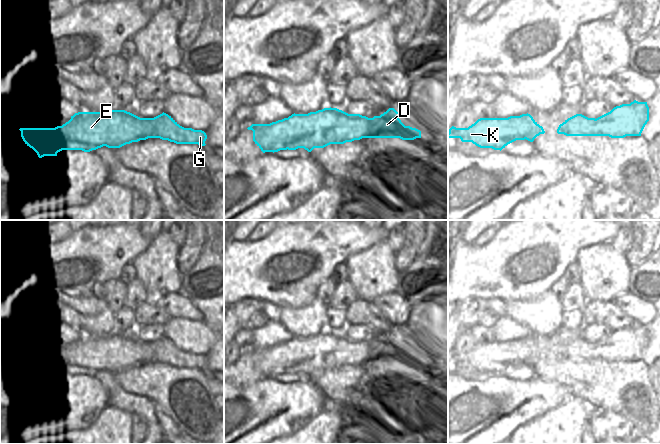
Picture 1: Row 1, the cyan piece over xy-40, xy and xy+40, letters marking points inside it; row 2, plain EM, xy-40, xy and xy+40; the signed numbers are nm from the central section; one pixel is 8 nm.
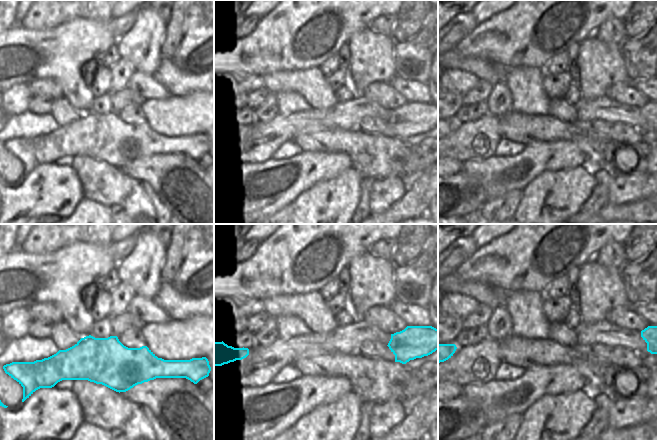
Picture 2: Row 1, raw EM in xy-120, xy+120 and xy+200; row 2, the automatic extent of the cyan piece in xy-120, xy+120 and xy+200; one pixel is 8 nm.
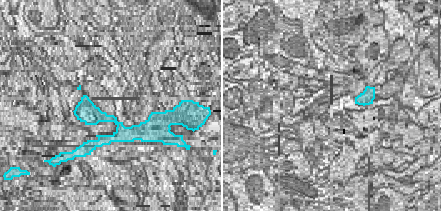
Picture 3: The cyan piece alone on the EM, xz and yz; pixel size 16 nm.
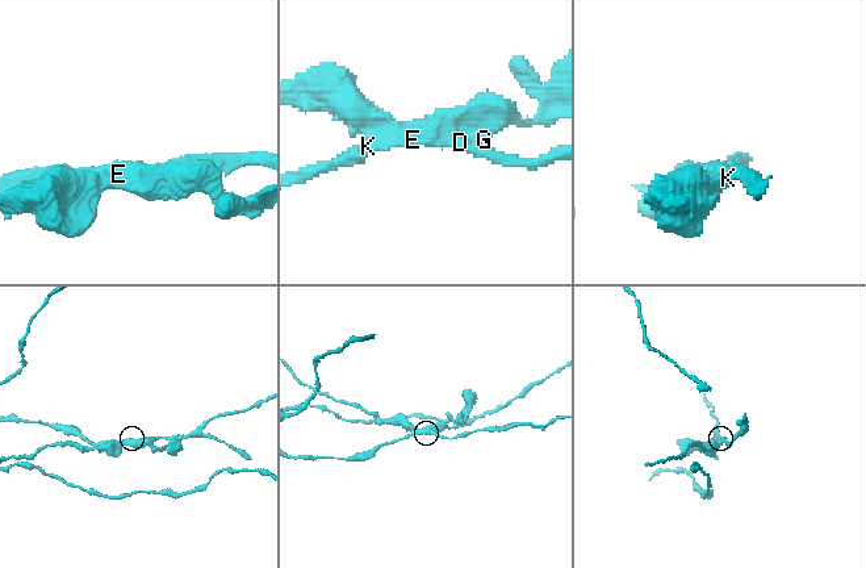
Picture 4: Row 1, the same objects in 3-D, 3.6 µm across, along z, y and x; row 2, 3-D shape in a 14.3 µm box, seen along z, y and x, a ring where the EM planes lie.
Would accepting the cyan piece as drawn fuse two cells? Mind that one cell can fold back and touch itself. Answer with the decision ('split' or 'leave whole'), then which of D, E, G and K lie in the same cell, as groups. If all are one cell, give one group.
split; groups D K / E G

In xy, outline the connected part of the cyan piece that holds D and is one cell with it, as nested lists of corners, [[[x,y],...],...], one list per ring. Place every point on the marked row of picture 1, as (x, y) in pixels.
[[[389,108],[380,116],[371,118],[375,121],[373,125],[374,136],[396,136],[397,129],[404,124],[399,119],[399,113],[394,108]]]

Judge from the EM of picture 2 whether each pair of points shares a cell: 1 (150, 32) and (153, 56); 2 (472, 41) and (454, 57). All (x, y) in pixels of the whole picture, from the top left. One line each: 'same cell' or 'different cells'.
1: same cell
2: different cells

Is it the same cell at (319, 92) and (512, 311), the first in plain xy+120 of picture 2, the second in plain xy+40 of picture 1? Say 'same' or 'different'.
same

